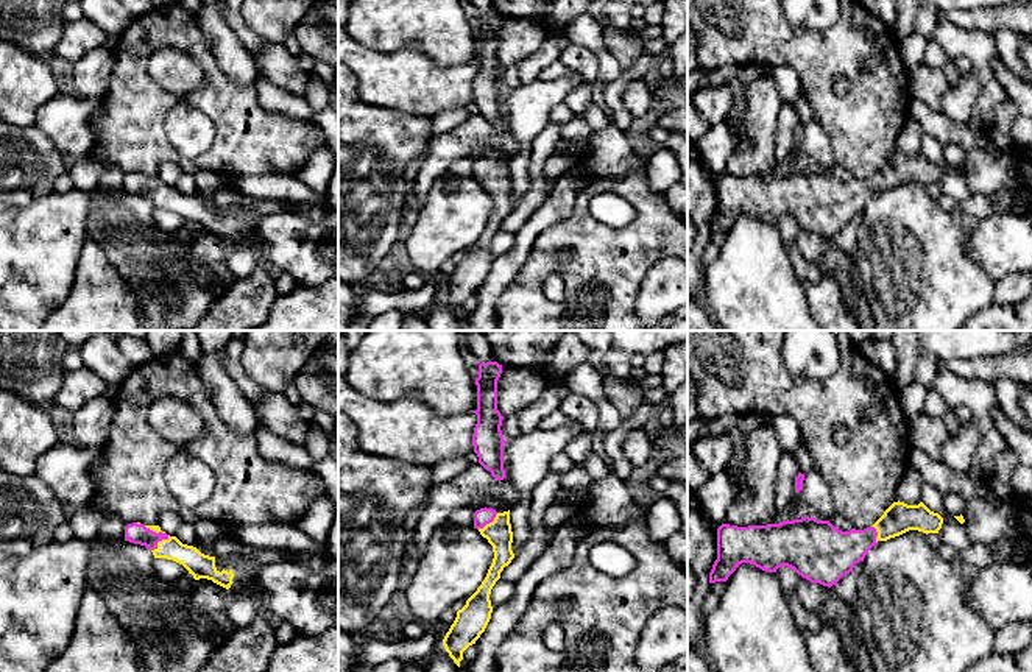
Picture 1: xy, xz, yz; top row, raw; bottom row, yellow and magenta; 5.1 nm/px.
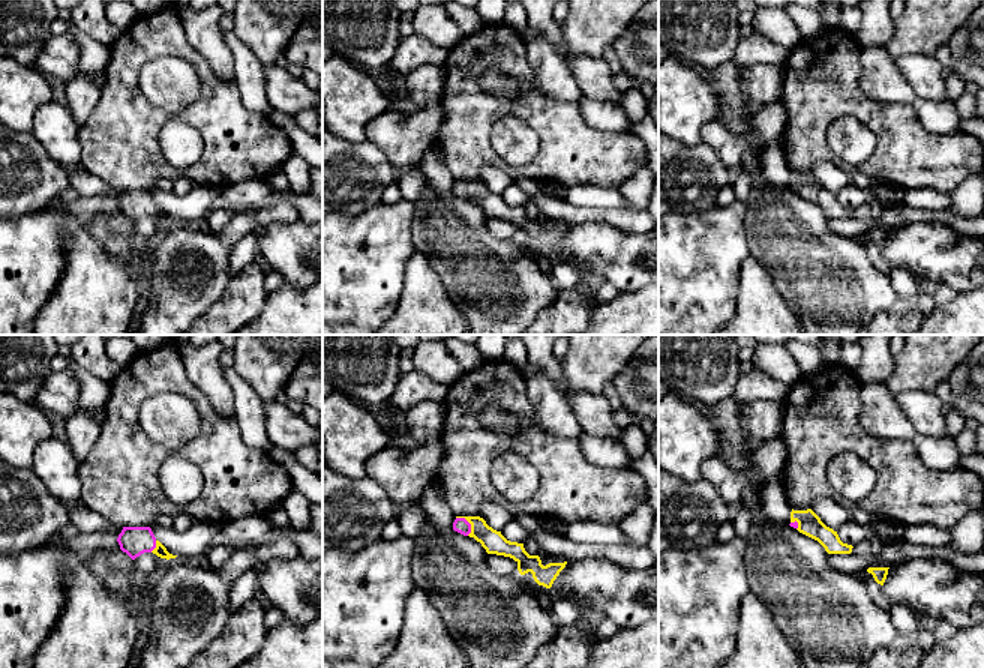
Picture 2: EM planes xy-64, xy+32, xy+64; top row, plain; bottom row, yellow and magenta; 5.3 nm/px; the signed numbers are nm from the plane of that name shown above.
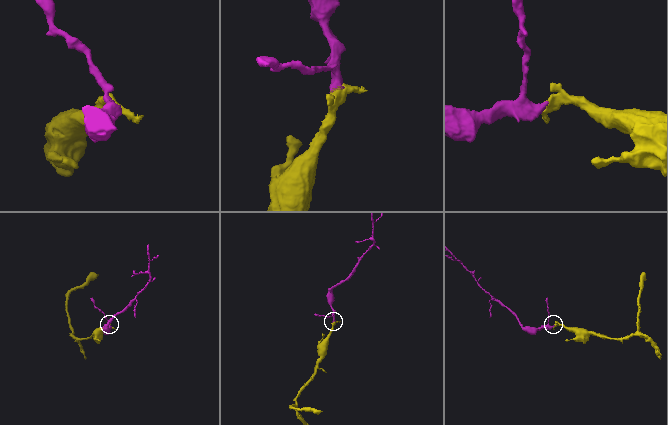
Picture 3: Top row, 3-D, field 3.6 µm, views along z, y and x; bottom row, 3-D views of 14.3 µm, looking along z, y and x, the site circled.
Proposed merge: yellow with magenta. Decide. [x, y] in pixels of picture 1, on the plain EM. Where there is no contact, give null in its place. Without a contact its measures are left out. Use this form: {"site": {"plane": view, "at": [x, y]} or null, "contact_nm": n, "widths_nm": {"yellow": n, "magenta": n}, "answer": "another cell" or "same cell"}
{"site": {"plane": "xy", "at": [159, 192]}, "contact_nm": 130, "widths_nm": {"yellow": 120, "magenta": 110}, "answer": "same cell"}

